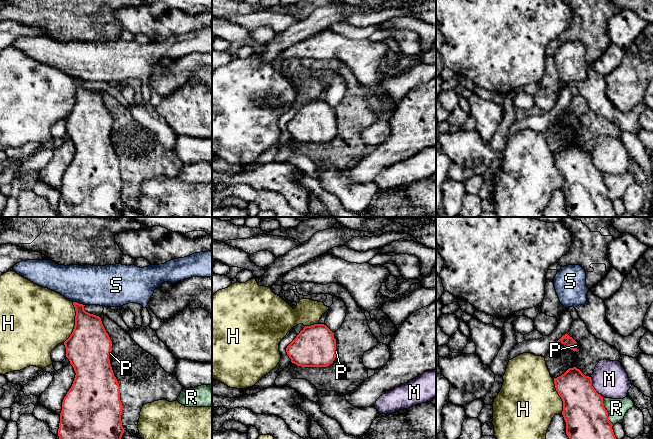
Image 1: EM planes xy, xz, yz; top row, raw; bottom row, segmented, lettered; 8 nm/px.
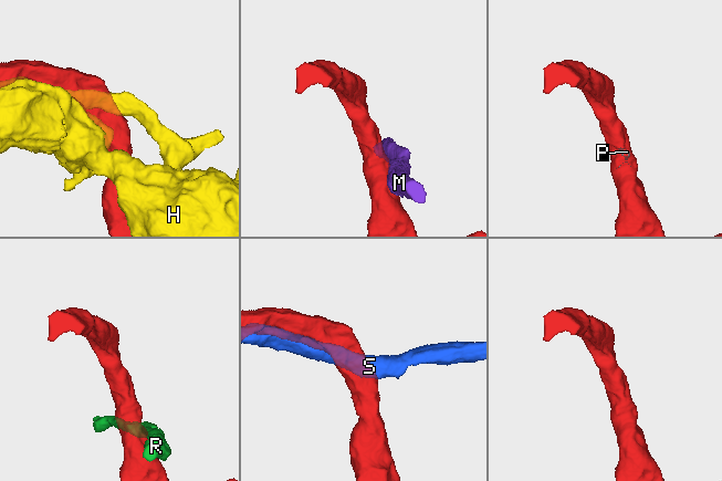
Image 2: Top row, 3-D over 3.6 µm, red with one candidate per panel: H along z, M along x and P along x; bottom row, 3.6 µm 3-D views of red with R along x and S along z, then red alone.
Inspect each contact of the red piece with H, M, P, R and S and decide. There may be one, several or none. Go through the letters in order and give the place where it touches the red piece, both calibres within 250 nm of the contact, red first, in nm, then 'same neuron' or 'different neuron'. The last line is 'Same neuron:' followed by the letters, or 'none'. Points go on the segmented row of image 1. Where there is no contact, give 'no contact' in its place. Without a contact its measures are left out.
H: meets red in xy at (75, 322); 360 nm thick on the red side, 460 nm on the other; different neuron
M: meets red in yz at (593, 388); 340 nm thick on the red side, 280 nm on the other; different neuron
P: meets red in yz at (571, 345); 70 nm thick on the red side, 40 nm on the other; same neuron
R: meets red in yz at (607, 412); 340 nm thick on the red side, 160 nm on the other; different neuron
S: meets red in xy at (79, 304); 260 nm thick on the red side, 320 nm on the other; different neuron
Same neuron: P

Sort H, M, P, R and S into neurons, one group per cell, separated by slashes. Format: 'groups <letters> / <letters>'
groups H / M / P / R / S

